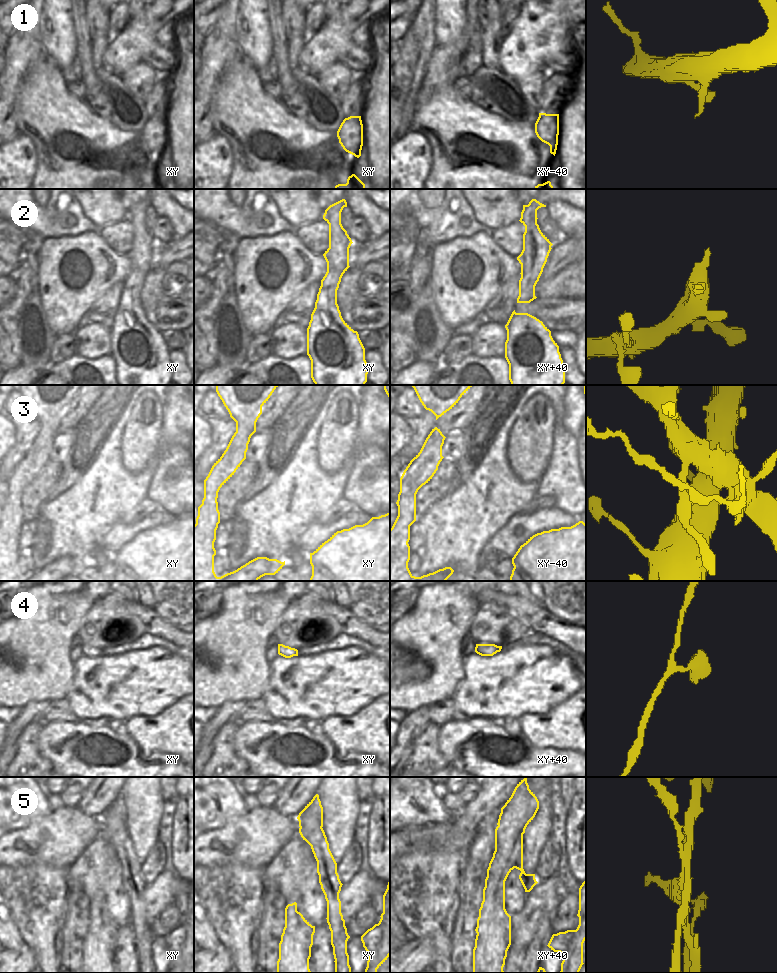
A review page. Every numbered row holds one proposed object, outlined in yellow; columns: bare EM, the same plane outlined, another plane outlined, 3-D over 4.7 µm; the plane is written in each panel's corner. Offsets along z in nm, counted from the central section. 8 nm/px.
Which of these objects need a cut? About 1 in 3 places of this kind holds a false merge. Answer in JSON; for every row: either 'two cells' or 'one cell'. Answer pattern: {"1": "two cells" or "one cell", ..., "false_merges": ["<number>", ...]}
{"1": "one cell", "2": "one cell", "3": "two cells", "4": "one cell", "5": "two cells", "false_merges": ["3", "5"]}

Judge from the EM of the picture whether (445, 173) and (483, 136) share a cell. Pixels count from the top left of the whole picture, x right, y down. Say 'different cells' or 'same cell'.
same cell

